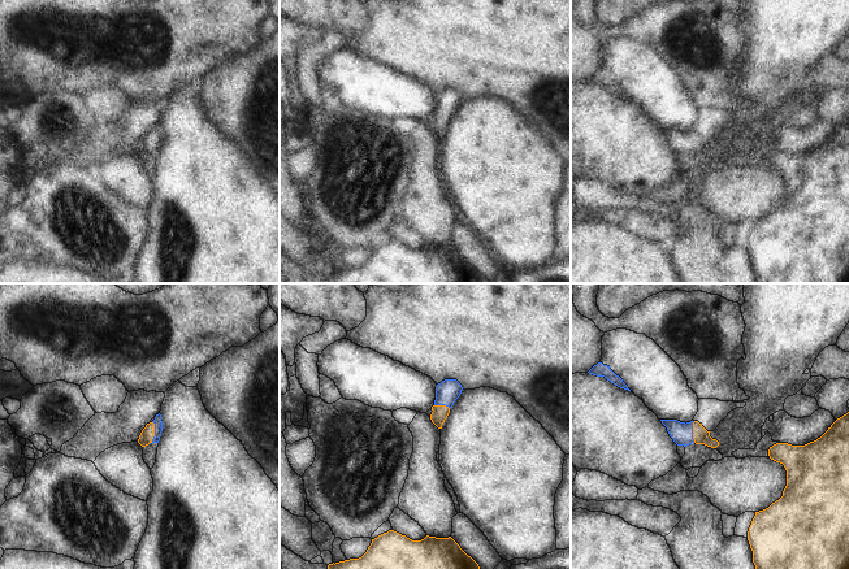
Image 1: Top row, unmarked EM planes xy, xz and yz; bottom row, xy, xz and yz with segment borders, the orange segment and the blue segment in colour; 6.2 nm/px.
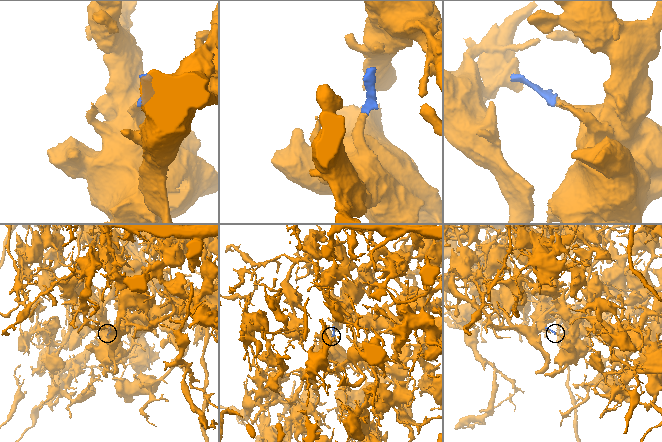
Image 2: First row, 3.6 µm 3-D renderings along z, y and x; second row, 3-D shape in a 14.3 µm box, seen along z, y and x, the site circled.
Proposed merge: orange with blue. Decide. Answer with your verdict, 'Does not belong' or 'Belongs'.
Belongs

